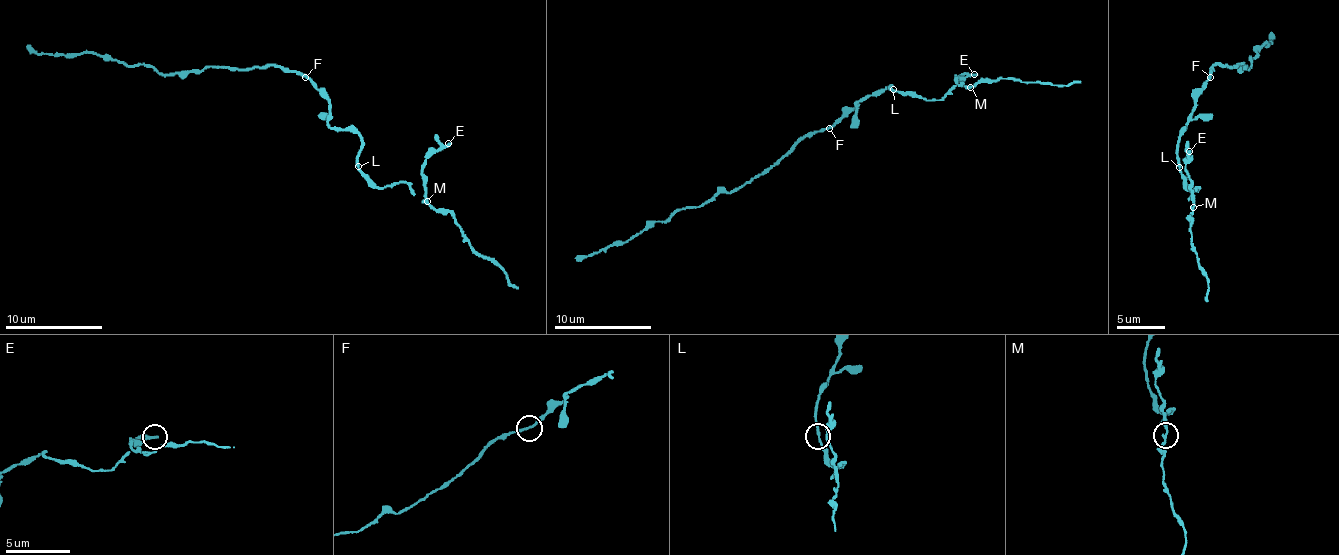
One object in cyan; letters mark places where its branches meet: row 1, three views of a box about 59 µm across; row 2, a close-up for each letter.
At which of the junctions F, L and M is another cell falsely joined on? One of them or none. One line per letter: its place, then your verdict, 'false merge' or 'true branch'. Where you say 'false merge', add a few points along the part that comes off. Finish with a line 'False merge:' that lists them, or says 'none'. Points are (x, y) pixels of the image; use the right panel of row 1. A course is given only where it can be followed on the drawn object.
F: place (1210, 77); true branch
L: place (1179, 167); true branch
M: place (1193, 207); false merge; course (1194, 208), (1188, 171), (1188, 141)
False merge: M

